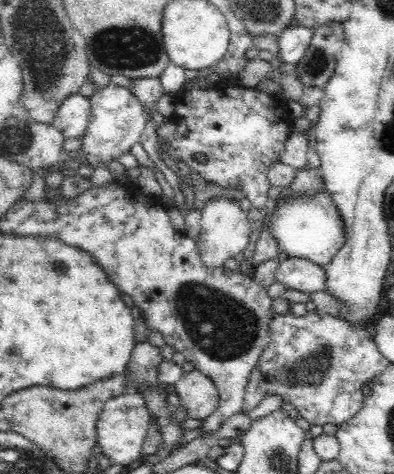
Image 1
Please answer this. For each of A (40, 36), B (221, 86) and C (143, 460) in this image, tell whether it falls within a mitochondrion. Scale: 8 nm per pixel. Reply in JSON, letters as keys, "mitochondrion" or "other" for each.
{"A":"mitochondrion","B":"other","C":"other"}

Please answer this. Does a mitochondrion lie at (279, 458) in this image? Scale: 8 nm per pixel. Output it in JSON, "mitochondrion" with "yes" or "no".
{"mitochondrion":"yes"}

